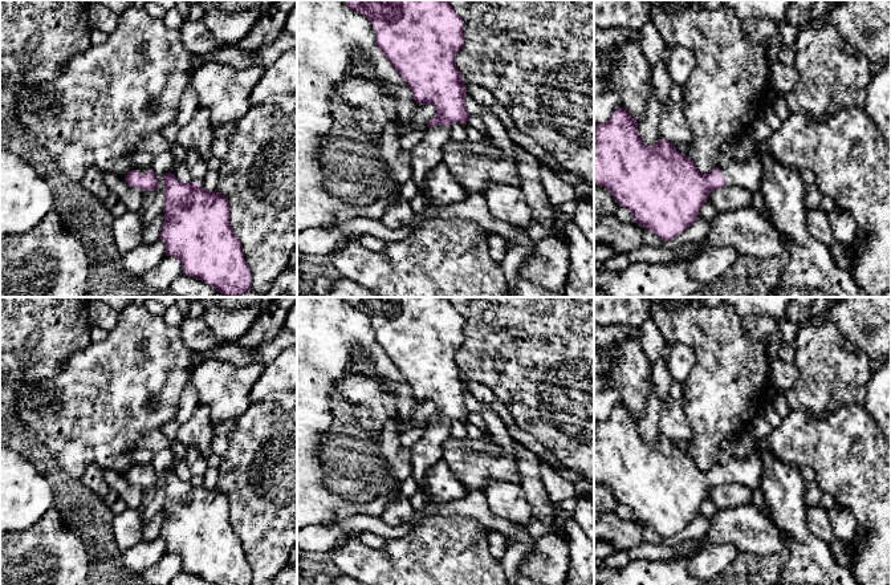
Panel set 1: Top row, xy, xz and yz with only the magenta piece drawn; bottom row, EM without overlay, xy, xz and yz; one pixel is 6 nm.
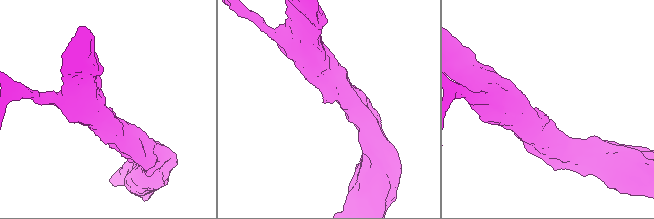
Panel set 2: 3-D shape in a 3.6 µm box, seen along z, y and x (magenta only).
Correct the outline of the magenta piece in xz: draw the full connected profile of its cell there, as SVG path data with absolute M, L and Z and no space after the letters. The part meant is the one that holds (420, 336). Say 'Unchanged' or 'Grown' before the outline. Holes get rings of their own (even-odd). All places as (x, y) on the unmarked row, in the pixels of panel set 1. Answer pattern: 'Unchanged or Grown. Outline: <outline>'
Grown. Outline: M343 297L354 309L373 320L375 342L400 371L419 402L434 402L436 413L424 435L411 447L411 478L426 484L427 471L442 459L443 444L451 436L452 421L467 422L467 385L456 365L456 352L464 342L464 318L447 297Z

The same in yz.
Grown. Outline: M618 405L606 421L595 421L594 424L594 482L609 486L618 503L632 511L636 521L662 537L671 539L699 516L699 508L712 488L725 482L741 483L752 491L761 487L761 448L782 462L798 467L810 466L815 471L817 483L823 493L831 495L837 505L850 509L857 520L855 537L849 544L851 557L849 568L857 581L861 585L891 585L891 438L883 434L862 405L841 407L822 421L802 410L790 411L768 436L756 440L746 456L733 456L727 464L716 464L709 471L700 470L691 455L679 450L666 436L660 436L655 443L647 443L638 431L638 418Z

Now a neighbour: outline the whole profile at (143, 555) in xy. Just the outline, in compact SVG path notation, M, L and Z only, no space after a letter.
M159 536L152 541L141 540L123 552L121 562L133 573L142 574L166 554L164 540Z

